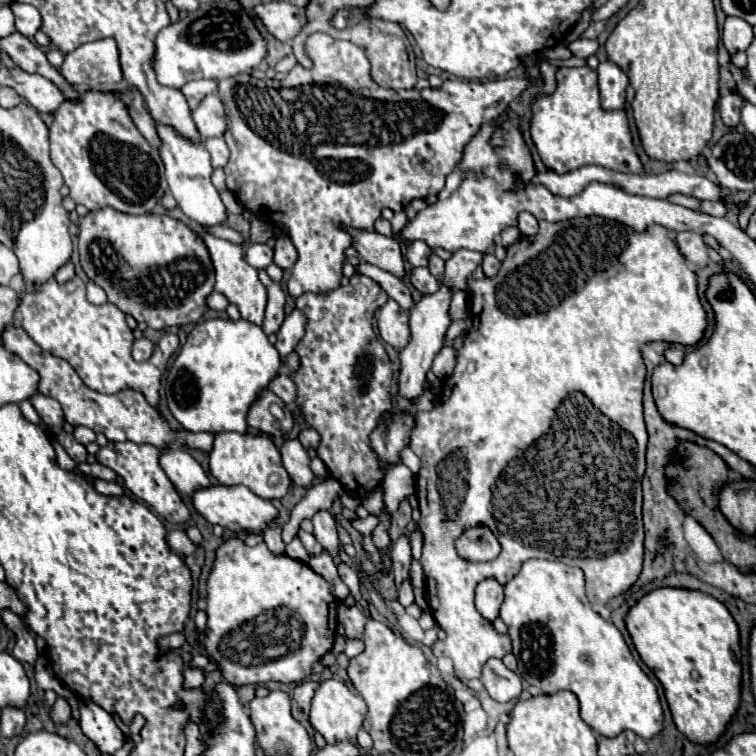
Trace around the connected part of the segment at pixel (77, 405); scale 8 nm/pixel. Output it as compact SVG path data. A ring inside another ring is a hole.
M10 327L4 331L2 335L4 339L4 347L8 351L12 351L14 355L18 355L26 365L30 365L32 369L36 369L40 373L40 393L48 395L52 399L56 399L62 409L64 409L64 417L70 425L74 427L88 427L96 433L104 433L108 437L108 441L134 441L134 443L150 443L154 447L166 447L172 445L174 441L186 443L190 447L202 449L206 453L212 451L212 441L214 441L214 433L190 433L190 431L180 431L174 433L168 425L168 421L158 413L158 409L150 407L144 399L142 393L134 391L134 389L124 389L120 393L114 395L106 395L106 393L98 393L92 391L90 387L84 385L84 381L80 379L80 375L74 371L74 367L68 361L62 361L46 351L42 351L26 333L22 327Z

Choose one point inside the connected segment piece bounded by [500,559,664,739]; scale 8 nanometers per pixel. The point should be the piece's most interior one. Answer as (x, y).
(560, 642)

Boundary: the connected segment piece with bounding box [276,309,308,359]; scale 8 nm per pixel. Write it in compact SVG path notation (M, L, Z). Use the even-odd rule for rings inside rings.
M294 309L284 319L282 327L278 329L278 341L276 341L276 349L282 355L282 359L286 359L286 355L294 351L298 341L304 337L306 325L308 325L308 319L304 317L304 313L300 313L300 309Z

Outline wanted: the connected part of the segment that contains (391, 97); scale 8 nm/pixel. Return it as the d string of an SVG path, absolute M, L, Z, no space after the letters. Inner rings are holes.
M314 33L308 37L306 41L306 51L308 55L314 59L314 67L312 69L304 69L302 65L296 65L286 79L282 81L272 81L272 79L254 79L250 75L236 75L230 79L222 79L218 81L218 97L222 101L222 105L226 107L226 123L227 129L224 134L226 144L230 150L230 158L224 171L226 171L226 185L228 189L236 195L236 199L242 203L242 207L250 213L254 213L260 221L272 223L276 227L284 225L286 235L290 237L290 241L294 243L296 251L298 251L298 261L292 267L292 275L288 279L288 293L292 297L300 297L306 291L312 293L326 293L332 291L340 285L342 279L342 265L346 261L346 249L352 245L352 235L348 229L360 229L360 231L372 231L374 229L374 221L380 217L384 207L390 207L392 211L402 211L412 199L426 199L428 195L438 195L440 189L444 187L444 177L456 167L456 163L462 157L462 149L464 145L476 135L476 131L480 129L482 123L496 119L508 105L512 99L516 99L526 87L530 87L532 83L542 83L542 75L538 75L536 79L524 79L524 77L512 77L512 79L496 79L496 81L488 81L488 83L472 83L472 81L446 80L441 88L426 88L422 91L412 89L412 91L394 91L394 89L384 89L378 87L370 75L370 63L364 55L364 51L356 45L352 45L350 41L340 41L340 39L332 39L330 35L324 33Z

